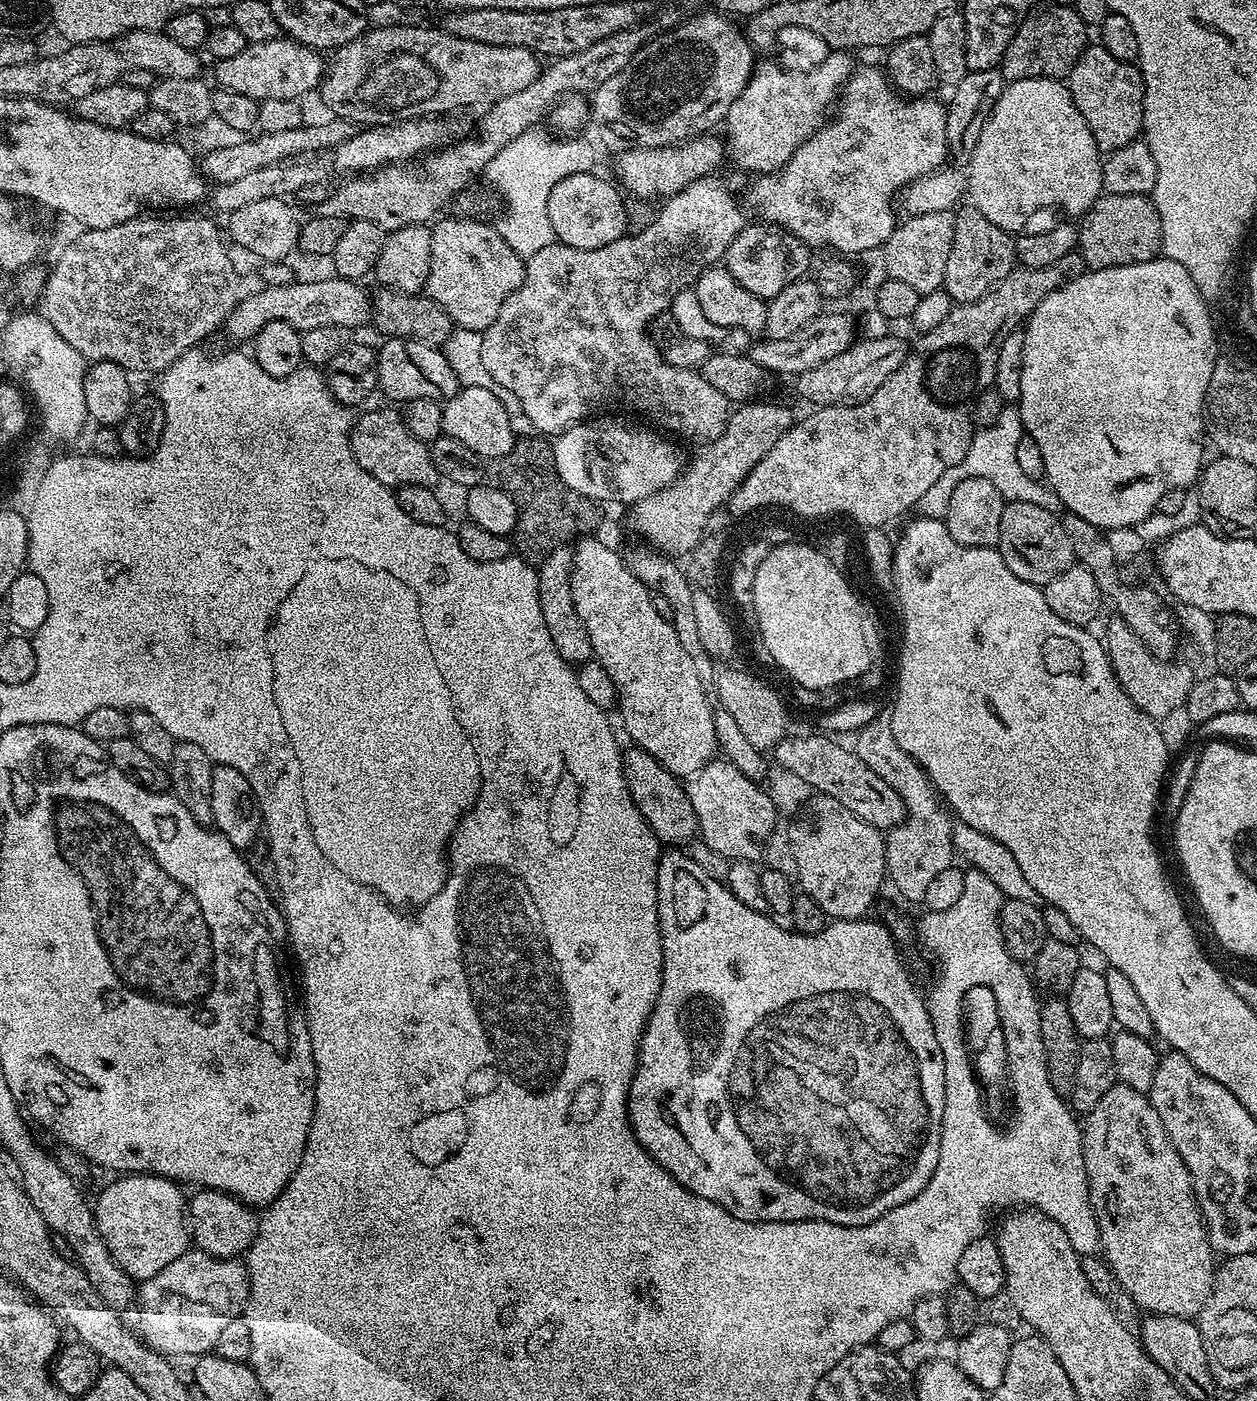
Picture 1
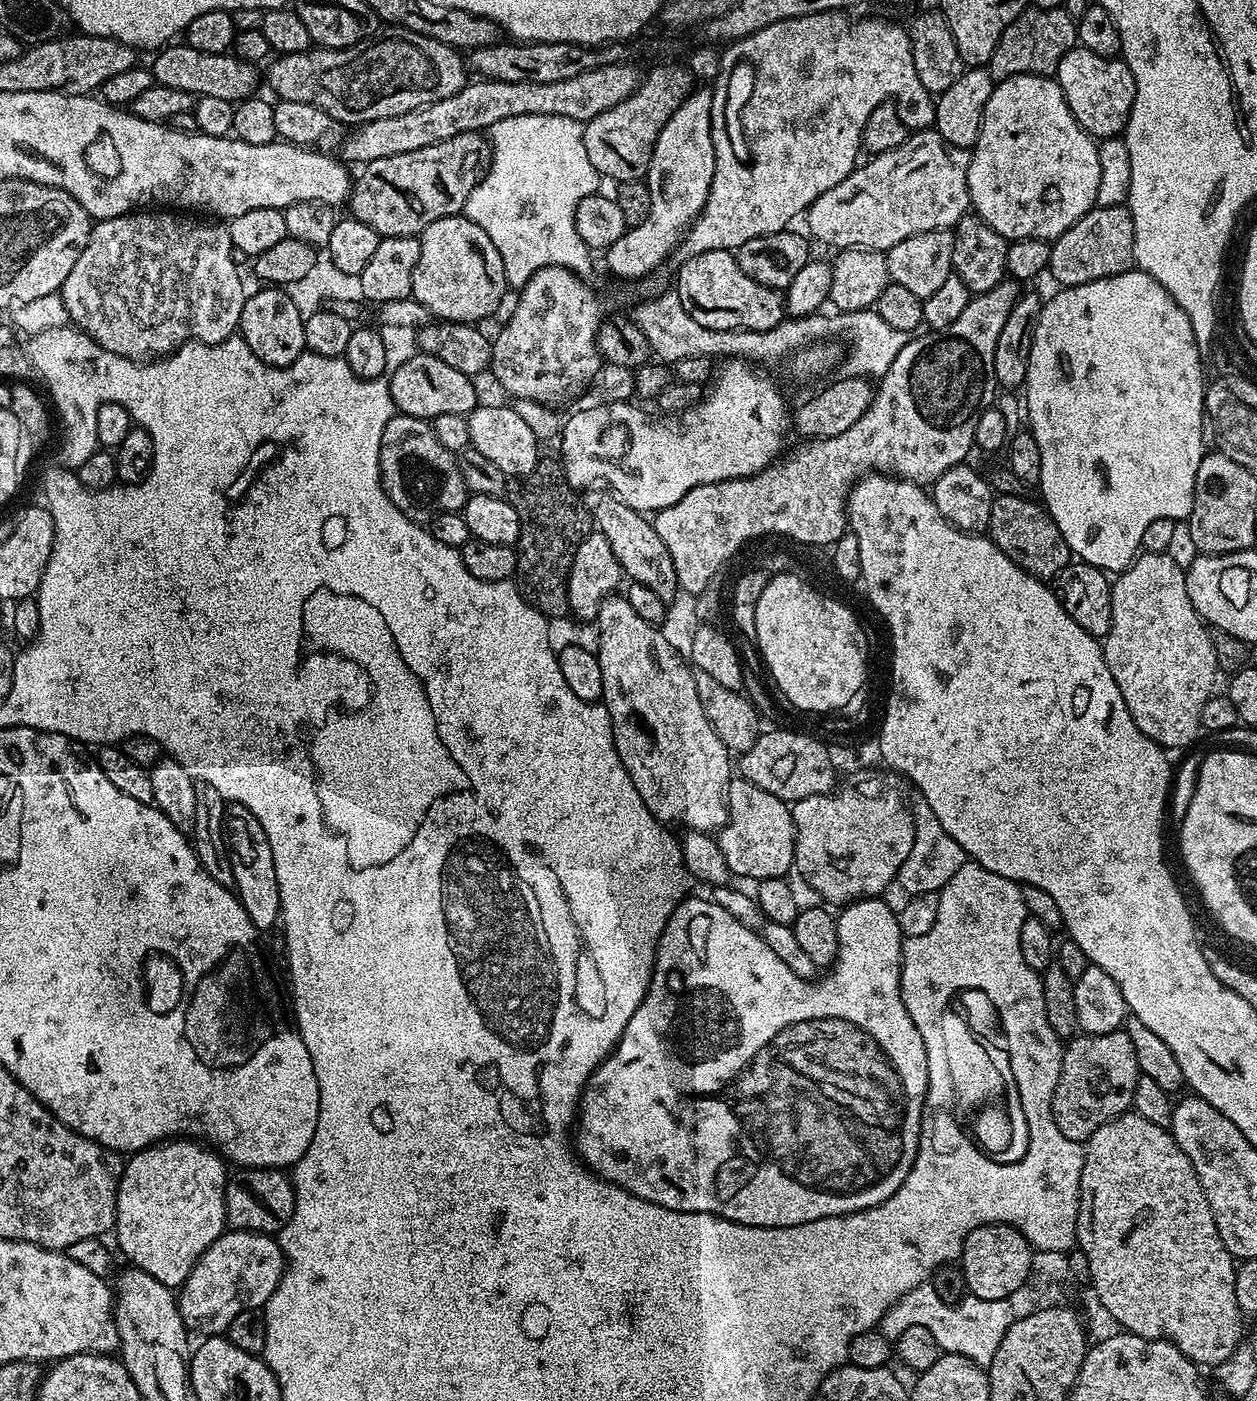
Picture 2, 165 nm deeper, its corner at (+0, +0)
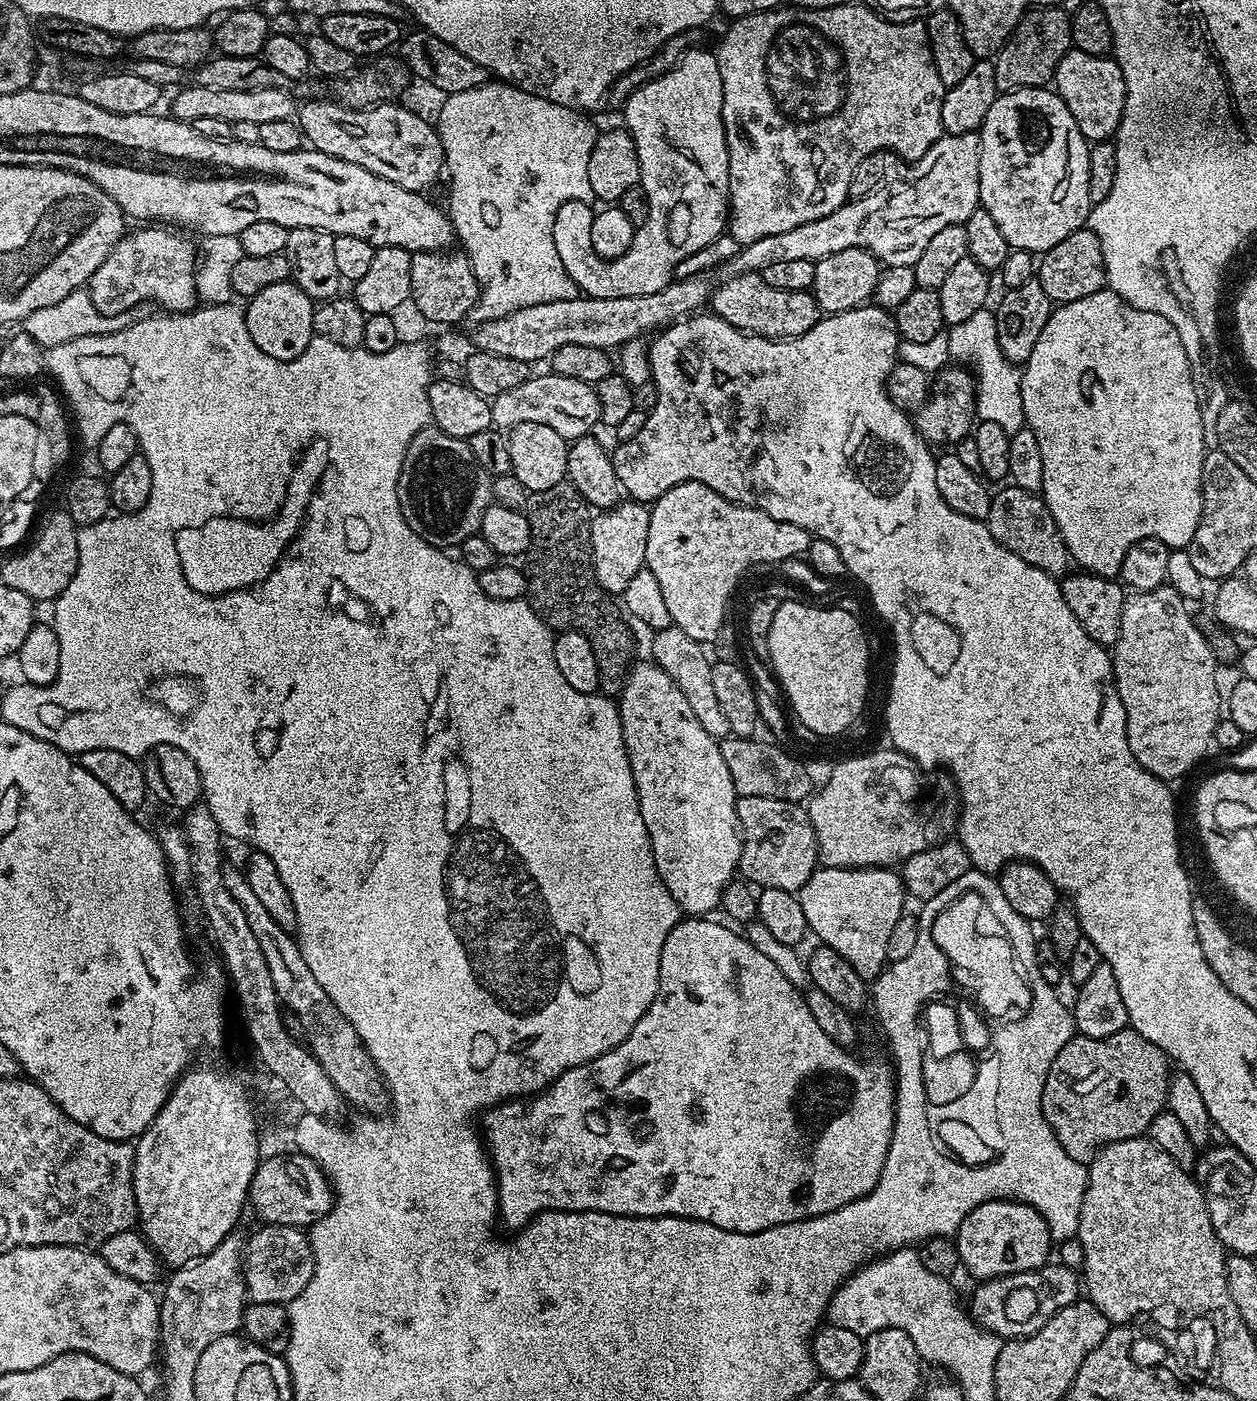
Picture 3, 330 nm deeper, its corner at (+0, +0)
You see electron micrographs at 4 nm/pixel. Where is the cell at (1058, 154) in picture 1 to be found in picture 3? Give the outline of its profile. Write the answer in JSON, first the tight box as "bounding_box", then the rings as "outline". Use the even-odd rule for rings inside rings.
{"bounding_box":[978,86,1093,254],"outline":[[[1045,86],[1042,88],[1016,88],[1012,92],[999,93],[994,106],[990,106],[990,111],[987,112],[978,131],[980,134],[980,207],[987,210],[990,218],[994,218],[998,230],[1002,230],[1002,238],[1006,238],[1009,249],[1043,254],[1054,246],[1058,246],[1058,242],[1062,242],[1062,238],[1070,238],[1070,234],[1074,234],[1074,230],[1087,225],[1088,215],[1092,212],[1093,206],[1090,198],[1090,158],[1088,157],[1090,144],[1084,139],[1082,130],[1078,130],[1078,122],[1074,122],[1074,114],[1070,114],[1066,102],[1062,102],[1062,98],[1055,90]]]}

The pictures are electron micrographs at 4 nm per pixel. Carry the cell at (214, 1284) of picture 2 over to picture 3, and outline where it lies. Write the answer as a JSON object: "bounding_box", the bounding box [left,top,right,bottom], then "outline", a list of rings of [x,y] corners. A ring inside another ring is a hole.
{"bounding_box":[242,1224,314,1305],"outline":[[[264,1224],[251,1237],[247,1237],[242,1253],[244,1262],[244,1290],[251,1303],[274,1302],[288,1305],[314,1274],[314,1254],[307,1235],[299,1228],[281,1224]]]}

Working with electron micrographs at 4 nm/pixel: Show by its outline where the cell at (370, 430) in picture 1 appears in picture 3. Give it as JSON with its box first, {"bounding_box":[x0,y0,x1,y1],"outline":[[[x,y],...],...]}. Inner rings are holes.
{"bounding_box":[398,428,493,549],"outline":[[[441,428],[422,429],[406,446],[398,478],[398,498],[402,514],[426,542],[436,548],[455,549],[463,540],[477,535],[482,526],[482,514],[493,503],[493,477],[489,476],[468,449],[467,440],[446,434]]]}

